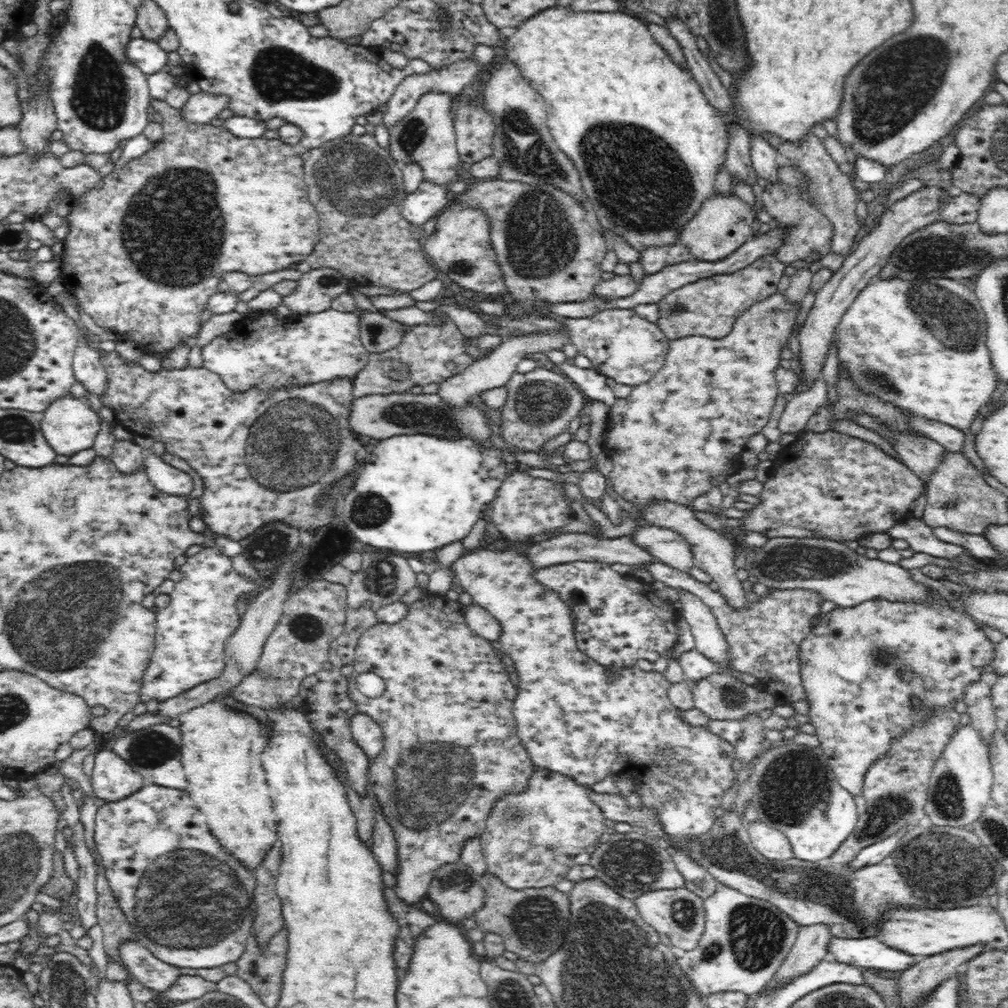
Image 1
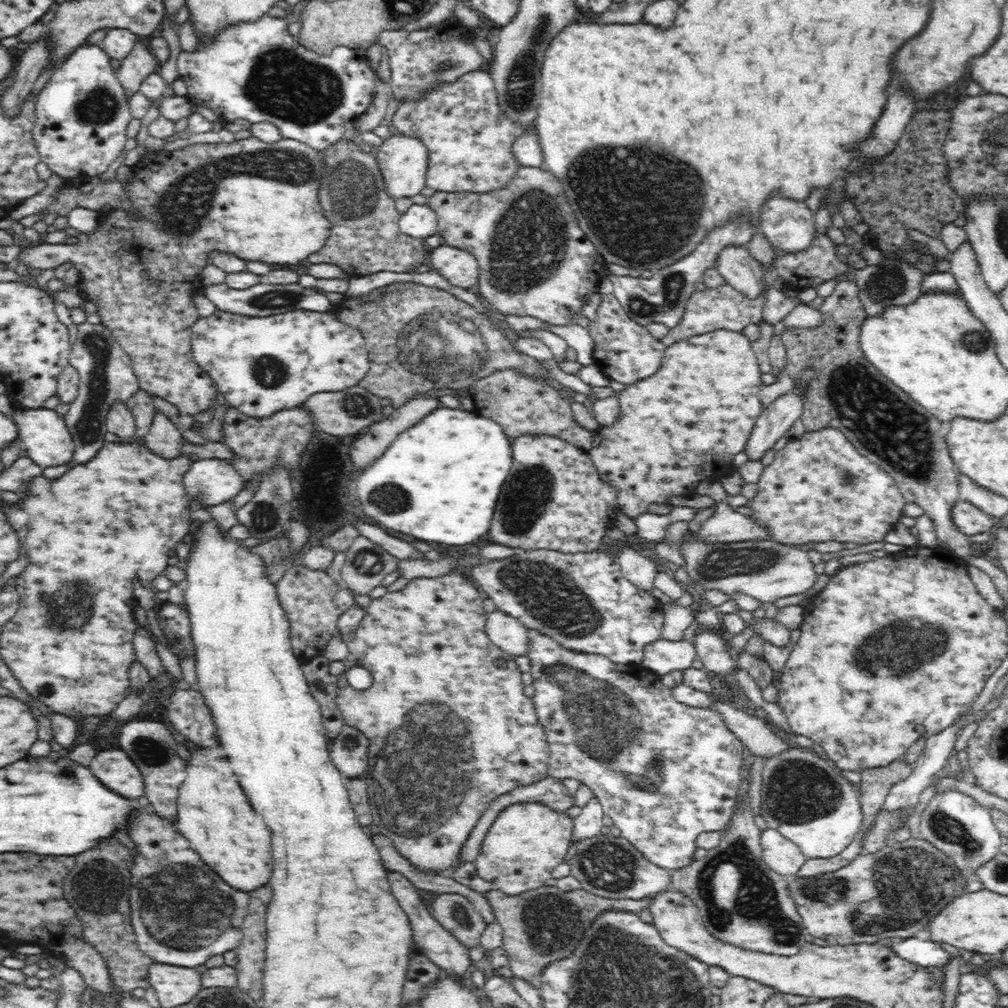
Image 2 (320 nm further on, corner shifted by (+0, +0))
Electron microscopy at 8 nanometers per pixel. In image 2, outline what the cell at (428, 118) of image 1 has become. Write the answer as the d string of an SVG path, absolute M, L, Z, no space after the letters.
M398 132L384 140L378 151L375 159L382 173L386 192L392 198L410 198L426 186L426 173L429 165L428 150L422 141L418 141L414 136L402 135Z

